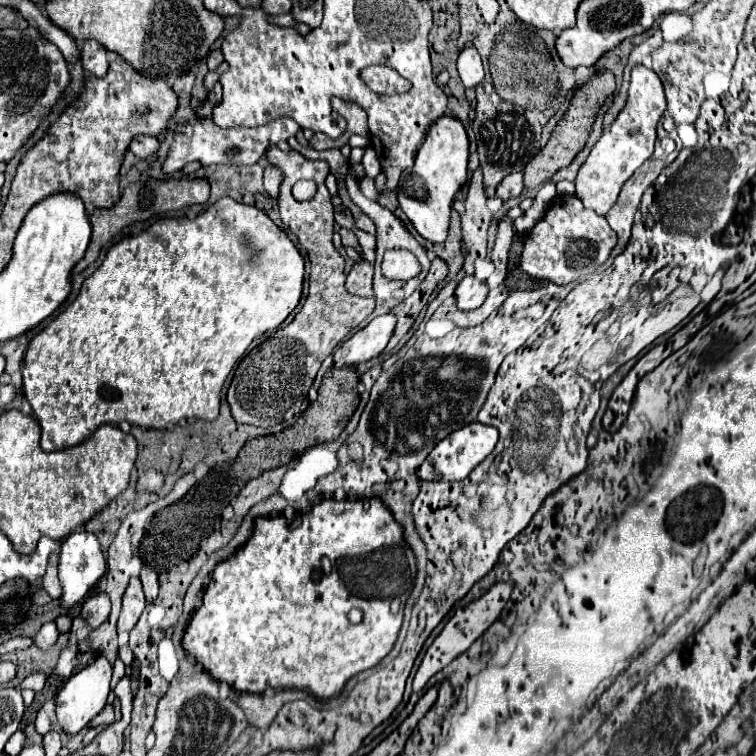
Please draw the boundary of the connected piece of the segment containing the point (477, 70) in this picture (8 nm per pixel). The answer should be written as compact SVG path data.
M466 47L466 49L460 51L458 73L460 73L464 87L476 87L484 79L482 61L480 61L480 55L474 47Z

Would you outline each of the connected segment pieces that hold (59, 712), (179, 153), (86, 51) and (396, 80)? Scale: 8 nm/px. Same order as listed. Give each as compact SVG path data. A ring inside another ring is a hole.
M98 657L94 663L86 665L78 673L74 673L60 689L56 695L56 717L66 733L78 733L82 727L90 723L92 717L96 717L108 699L110 693L110 677L112 677L112 663L106 657Z
M202 117L192 123L180 123L174 129L174 141L170 145L168 157L162 163L162 173L174 173L180 171L186 163L198 161L202 167L226 163L226 165L252 165L258 161L264 153L264 149L270 144L278 144L280 141L287 141L290 137L295 136L301 127L288 117L280 117L272 123L266 123L264 127L240 127L240 129L222 129L218 127L212 117ZM280 123L284 123L284 129Z
M84 41L82 45L82 65L84 71L96 75L96 77L104 77L108 71L108 59L106 59L106 49L102 45L98 45L98 41Z
M368 67L362 73L364 73L362 77L364 83L376 93L392 95L392 93L406 93L410 89L408 81L390 67Z

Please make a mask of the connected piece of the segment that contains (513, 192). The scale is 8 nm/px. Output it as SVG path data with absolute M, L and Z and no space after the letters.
M522 171L504 177L504 181L500 181L500 185L498 185L498 189L496 189L496 195L498 195L502 201L520 197L520 193L522 193L522 189L524 189L522 179L524 179L524 173L522 173Z

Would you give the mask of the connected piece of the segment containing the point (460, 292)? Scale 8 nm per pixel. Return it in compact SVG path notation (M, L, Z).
M472 275L464 277L454 291L456 305L458 305L460 311L472 311L472 309L476 309L484 303L486 293L488 293L488 287L482 281L478 281Z

